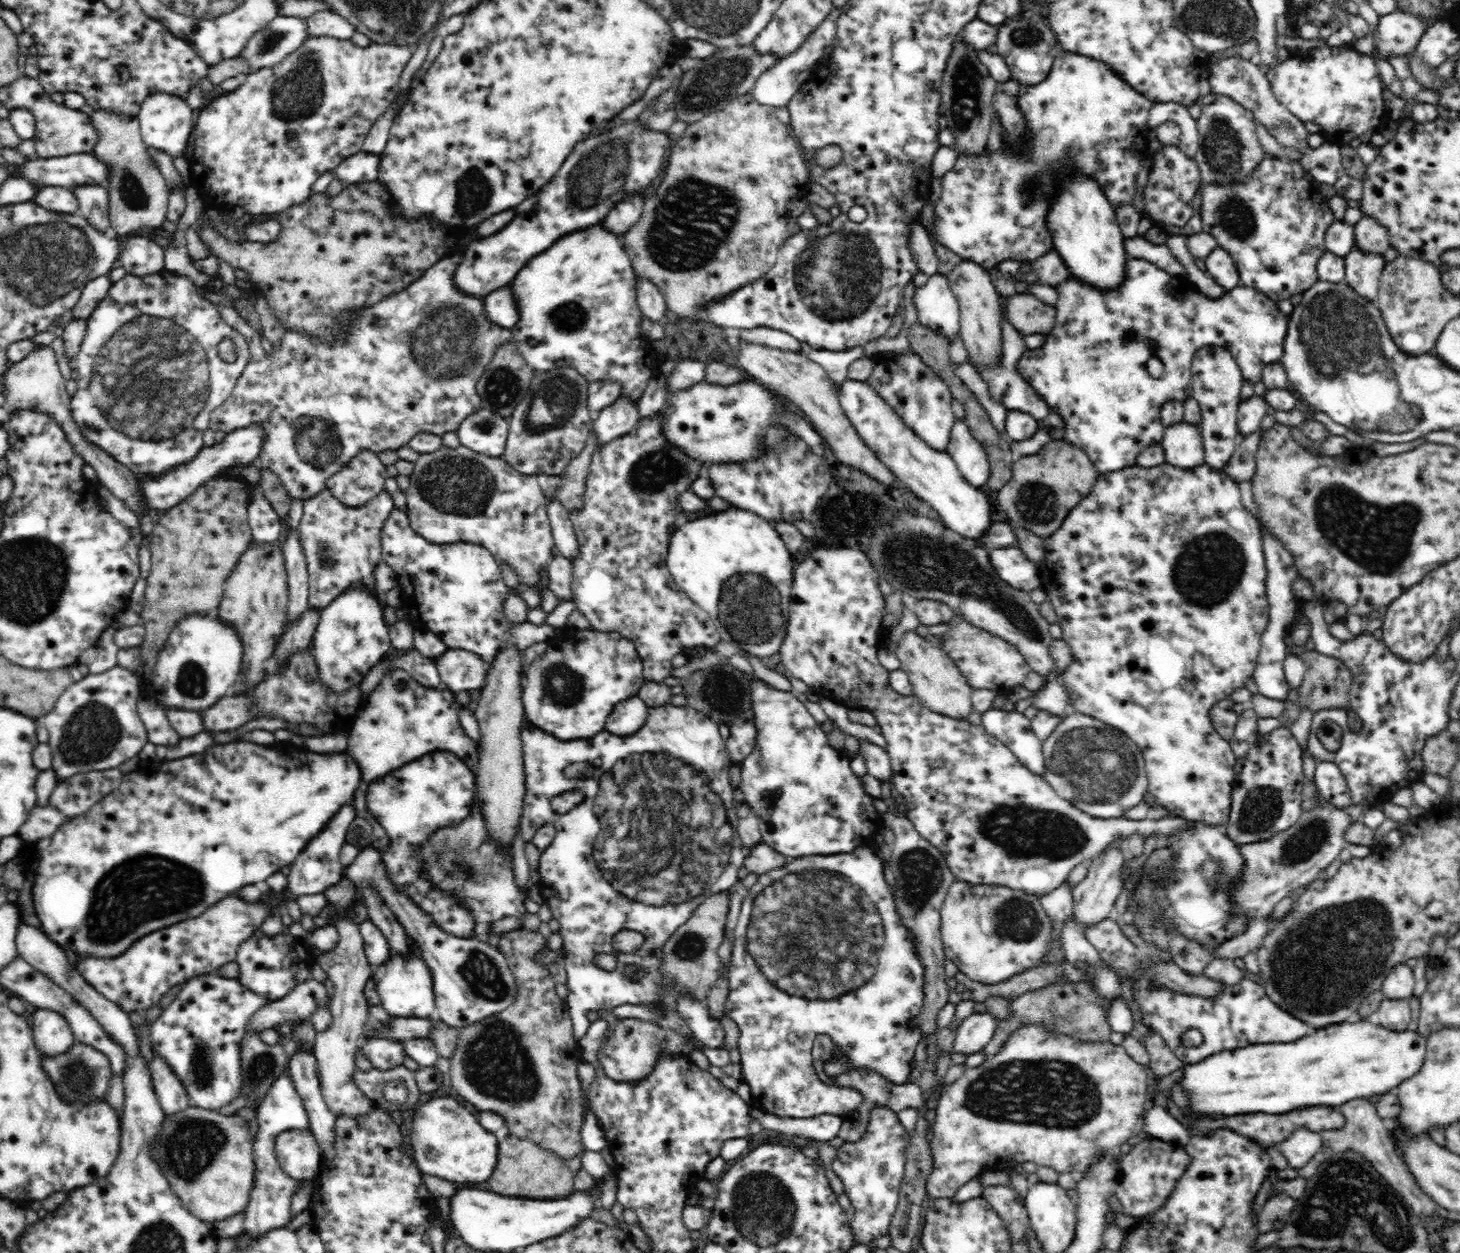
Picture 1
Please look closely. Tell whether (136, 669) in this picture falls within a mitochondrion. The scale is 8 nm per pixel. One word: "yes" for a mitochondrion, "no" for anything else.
no

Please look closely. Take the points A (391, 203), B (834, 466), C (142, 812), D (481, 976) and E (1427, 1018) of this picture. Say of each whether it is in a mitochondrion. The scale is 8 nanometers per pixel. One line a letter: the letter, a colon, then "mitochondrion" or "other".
A: other
B: other
C: other
D: mitochondrion
E: other

